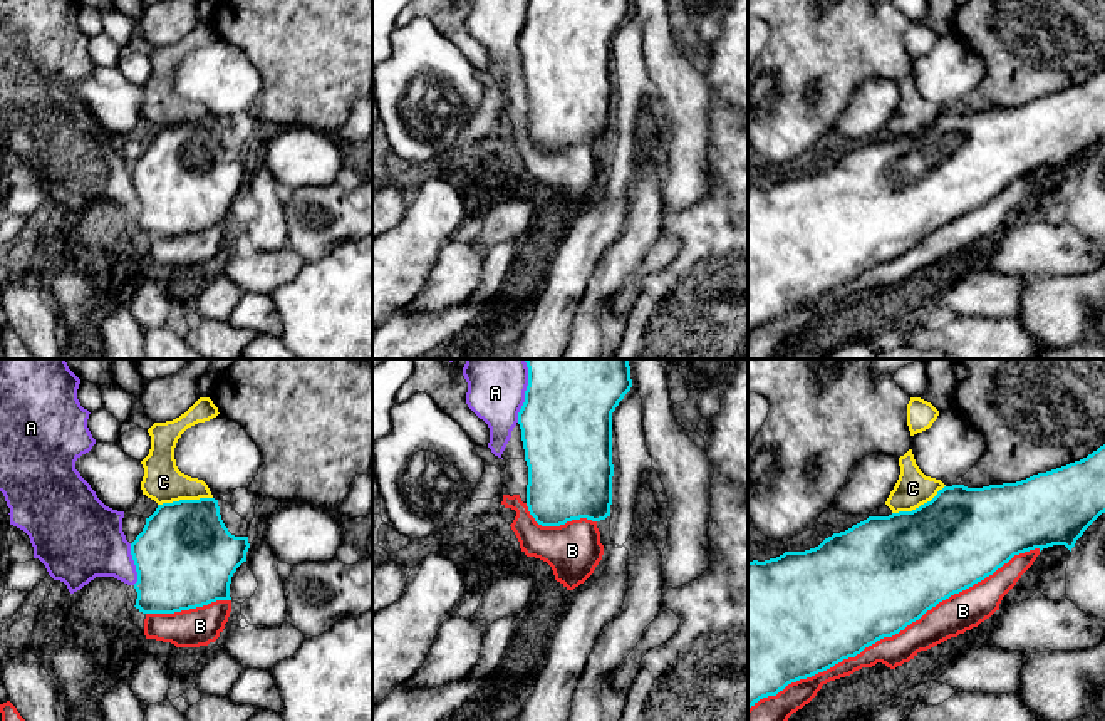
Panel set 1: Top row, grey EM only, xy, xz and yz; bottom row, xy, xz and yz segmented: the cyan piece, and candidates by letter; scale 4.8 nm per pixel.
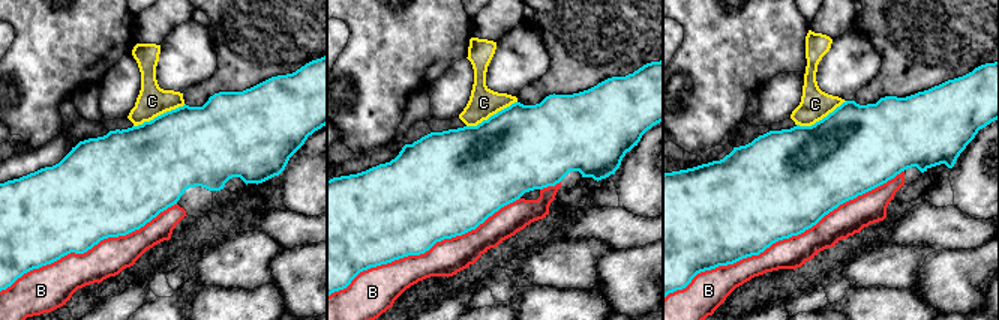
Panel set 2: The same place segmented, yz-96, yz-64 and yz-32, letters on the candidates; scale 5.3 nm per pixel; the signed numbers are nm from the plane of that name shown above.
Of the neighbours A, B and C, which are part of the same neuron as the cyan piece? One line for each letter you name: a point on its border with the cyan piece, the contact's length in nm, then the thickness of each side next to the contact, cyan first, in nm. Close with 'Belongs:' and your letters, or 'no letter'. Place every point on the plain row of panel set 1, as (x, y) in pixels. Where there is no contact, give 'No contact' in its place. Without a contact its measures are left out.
B: Touches cyan at yz (894, 259). Shared border 1600 nm. Thickness 500 nm (cyan) against 170 nm
Belongs: B

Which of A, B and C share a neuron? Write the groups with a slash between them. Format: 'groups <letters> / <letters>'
groups A / B / C

